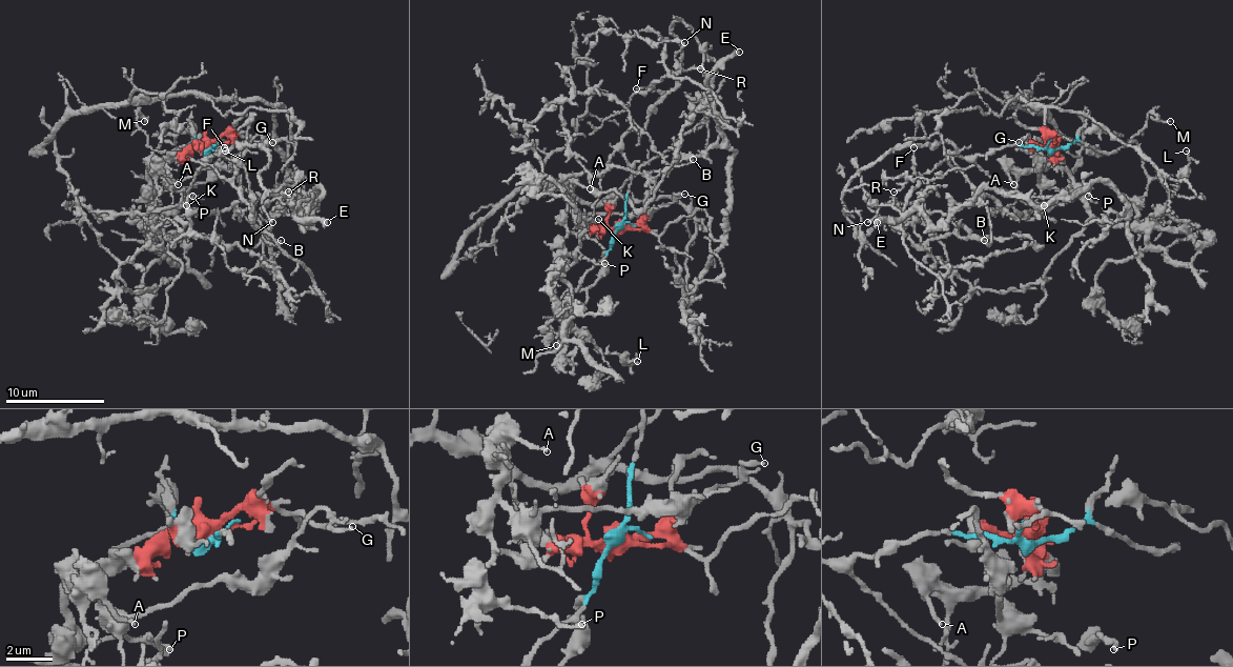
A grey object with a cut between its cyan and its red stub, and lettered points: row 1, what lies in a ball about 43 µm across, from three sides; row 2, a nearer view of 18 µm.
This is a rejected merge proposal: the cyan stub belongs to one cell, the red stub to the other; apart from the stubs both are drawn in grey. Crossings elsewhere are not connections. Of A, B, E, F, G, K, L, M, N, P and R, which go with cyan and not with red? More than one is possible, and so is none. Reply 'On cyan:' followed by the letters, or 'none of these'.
On cyan: B, E, F, K, M, N, R

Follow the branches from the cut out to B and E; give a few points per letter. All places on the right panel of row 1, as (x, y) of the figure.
B: (1051, 147), (1002, 145), (974, 158), (950, 155), (963, 175), (980, 193), (990, 244), (985, 240)
E: (1051, 147), (963, 158), (950, 143), (896, 145), (846, 189), (870, 185), (901, 215), (876, 222)

